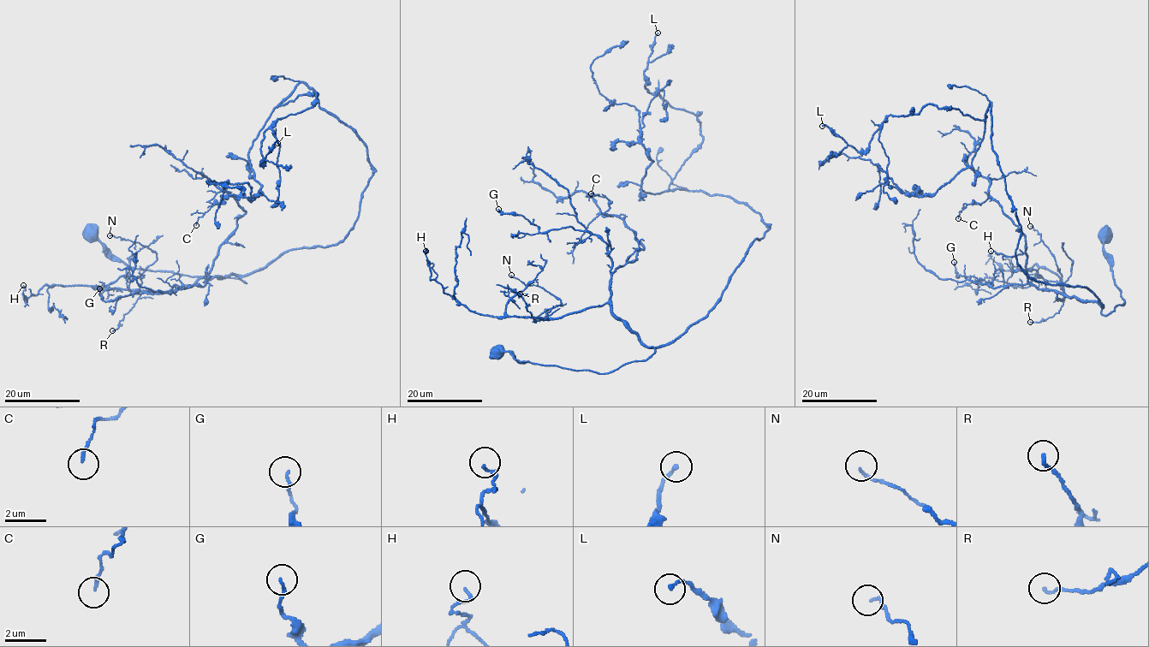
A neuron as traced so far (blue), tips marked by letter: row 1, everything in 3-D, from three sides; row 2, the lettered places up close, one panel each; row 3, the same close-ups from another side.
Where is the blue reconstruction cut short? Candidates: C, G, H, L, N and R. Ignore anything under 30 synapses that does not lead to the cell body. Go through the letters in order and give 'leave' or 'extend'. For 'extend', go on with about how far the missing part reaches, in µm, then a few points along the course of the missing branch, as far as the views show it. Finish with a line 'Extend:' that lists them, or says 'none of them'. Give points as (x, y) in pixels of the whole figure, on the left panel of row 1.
C: leave
G: leave
H: leave
L: leave
N: leave
R: leave
Extend: none of them

